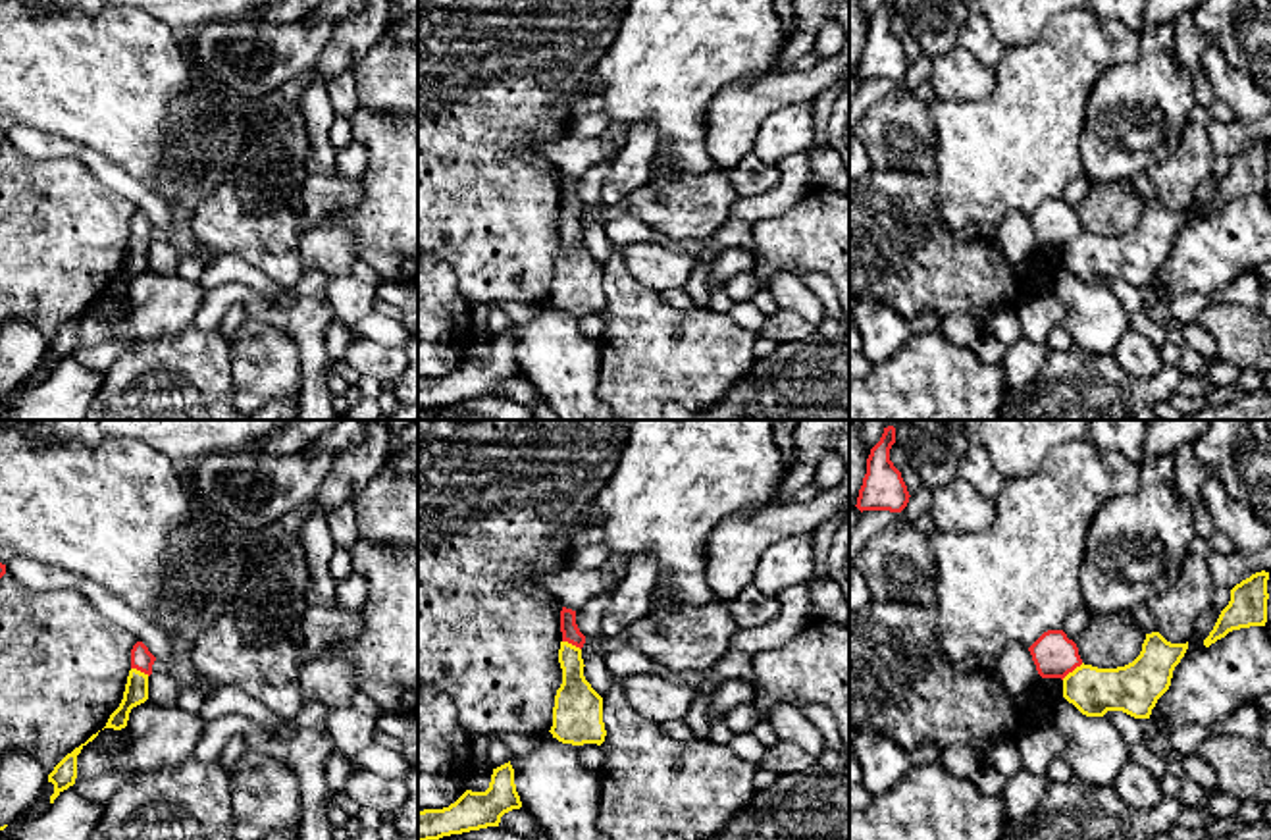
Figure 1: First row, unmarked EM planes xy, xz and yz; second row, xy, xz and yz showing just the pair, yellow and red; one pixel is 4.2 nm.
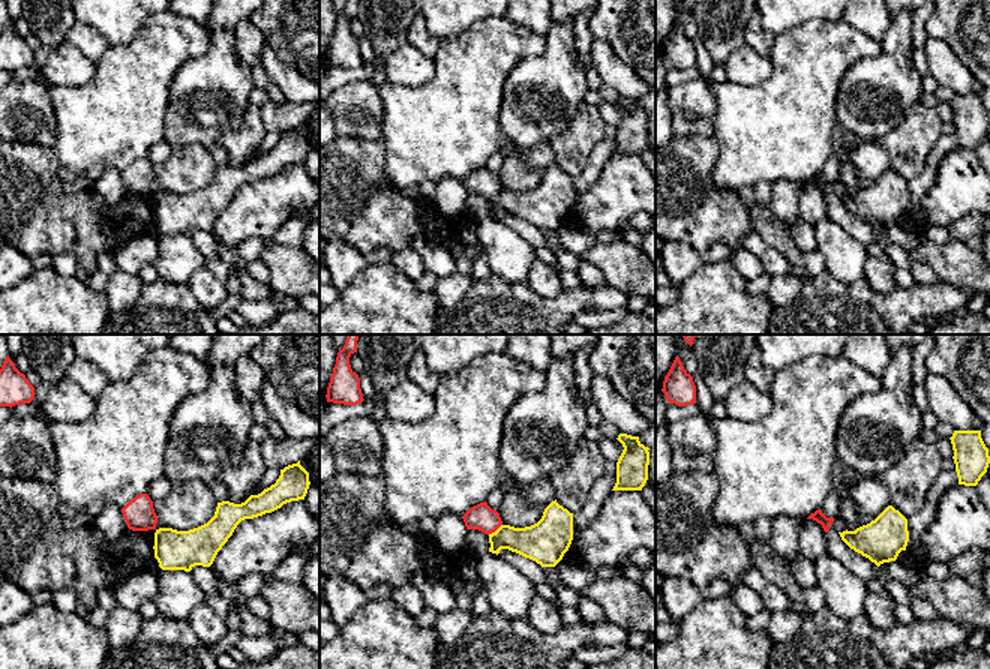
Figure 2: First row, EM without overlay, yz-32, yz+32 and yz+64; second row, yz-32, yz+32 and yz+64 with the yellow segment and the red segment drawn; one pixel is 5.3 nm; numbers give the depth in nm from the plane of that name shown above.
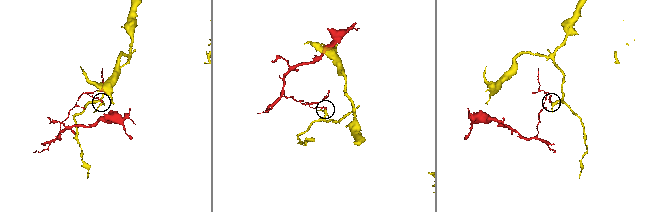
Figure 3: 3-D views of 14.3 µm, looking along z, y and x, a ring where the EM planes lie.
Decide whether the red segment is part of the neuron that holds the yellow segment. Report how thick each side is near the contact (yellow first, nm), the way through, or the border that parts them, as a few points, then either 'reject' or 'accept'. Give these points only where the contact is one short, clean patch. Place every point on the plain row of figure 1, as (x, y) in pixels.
200 nm thick on the yellow side, 180 nm on the other; runs through yz (1129, 257), (1090, 257), (1073, 239), (1056, 224); accept

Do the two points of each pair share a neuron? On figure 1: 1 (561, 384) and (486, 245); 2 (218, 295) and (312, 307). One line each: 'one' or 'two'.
1: two
2: one

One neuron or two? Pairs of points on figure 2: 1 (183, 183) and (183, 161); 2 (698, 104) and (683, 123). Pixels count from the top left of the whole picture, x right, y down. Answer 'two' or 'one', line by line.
1: one
2: one

